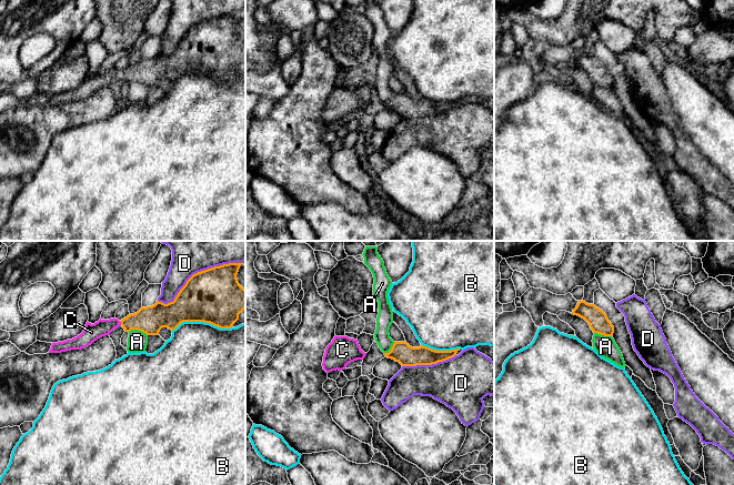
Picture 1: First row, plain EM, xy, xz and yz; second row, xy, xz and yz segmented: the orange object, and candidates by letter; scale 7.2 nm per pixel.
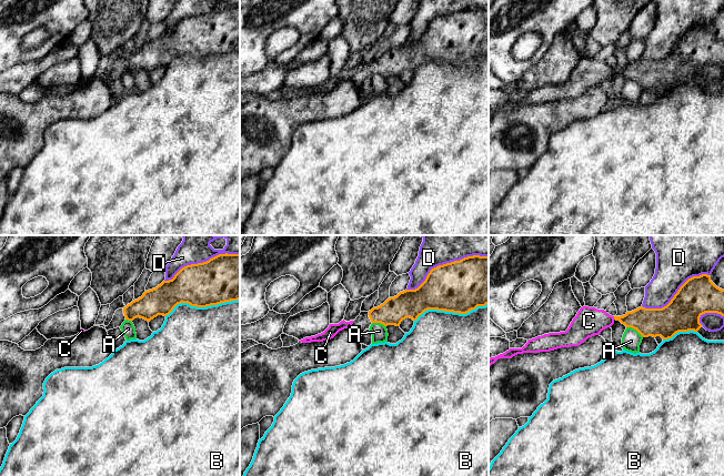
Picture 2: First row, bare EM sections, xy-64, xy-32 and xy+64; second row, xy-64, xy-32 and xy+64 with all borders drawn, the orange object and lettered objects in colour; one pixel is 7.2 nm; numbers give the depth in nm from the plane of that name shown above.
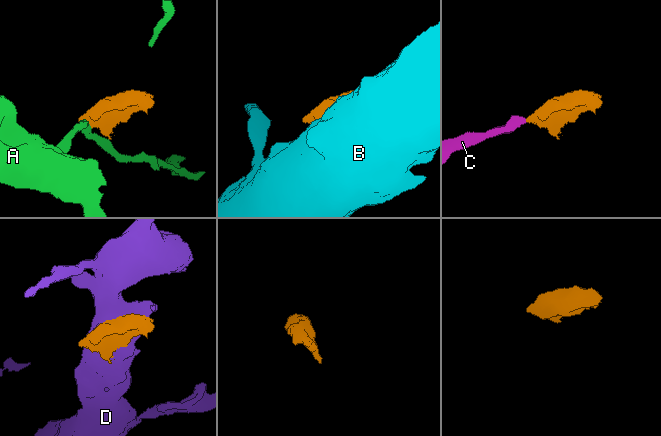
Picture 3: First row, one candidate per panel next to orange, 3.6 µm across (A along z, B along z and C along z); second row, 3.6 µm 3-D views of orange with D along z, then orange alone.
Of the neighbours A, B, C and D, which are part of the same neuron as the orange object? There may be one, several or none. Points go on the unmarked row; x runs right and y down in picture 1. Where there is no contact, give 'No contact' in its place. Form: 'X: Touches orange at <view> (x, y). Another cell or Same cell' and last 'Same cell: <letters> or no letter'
A: Touches orange at xy (138, 81). Another cell
B: Touches orange at xy (201, 72). Another cell
C: Touches orange at xy (121, 74). Same cell
D: Touches orange at xy (198, 23). Another cell
Same cell: C

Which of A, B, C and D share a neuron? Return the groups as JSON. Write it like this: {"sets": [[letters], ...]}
{"sets": [["A"], ["B"], ["C"], ["D"]]}

